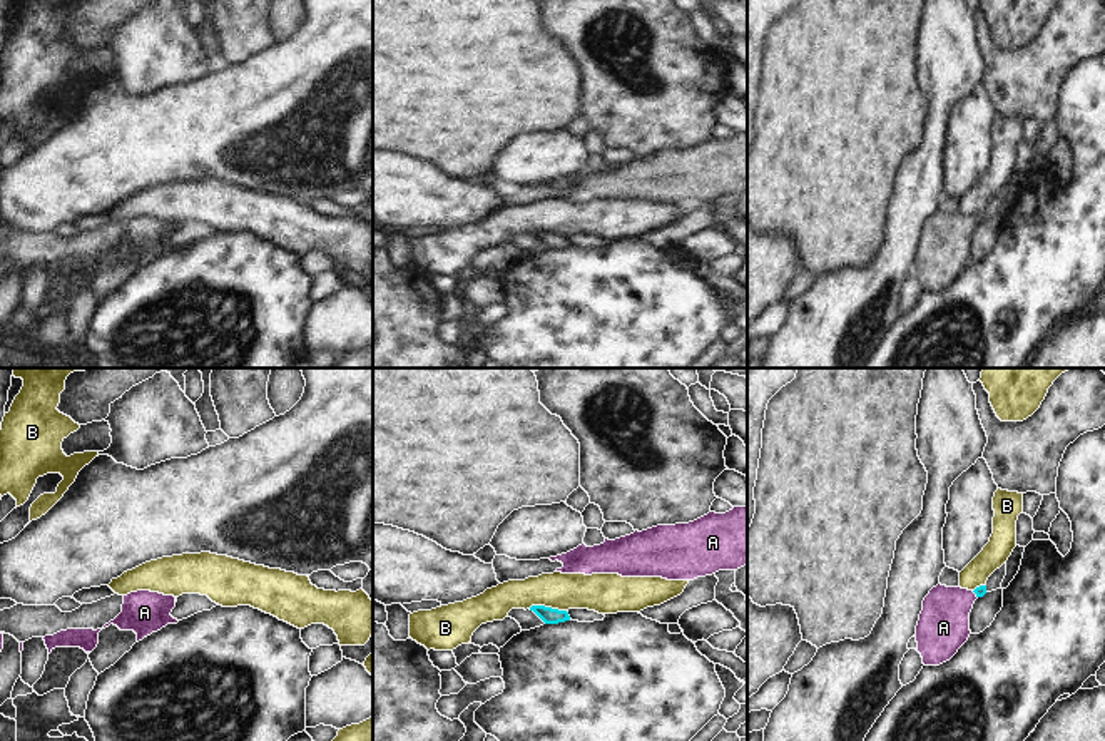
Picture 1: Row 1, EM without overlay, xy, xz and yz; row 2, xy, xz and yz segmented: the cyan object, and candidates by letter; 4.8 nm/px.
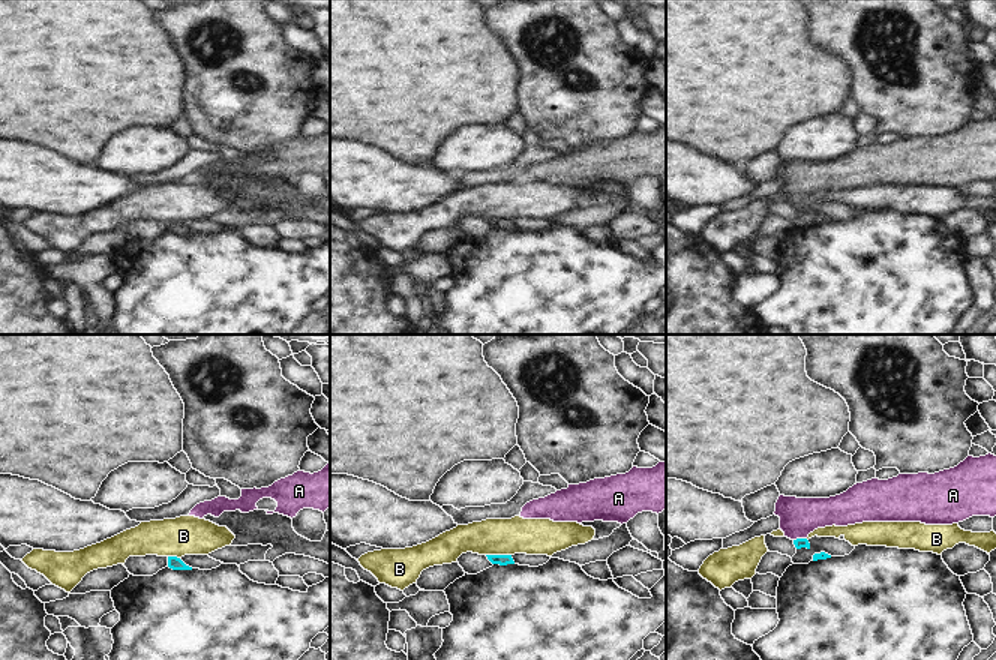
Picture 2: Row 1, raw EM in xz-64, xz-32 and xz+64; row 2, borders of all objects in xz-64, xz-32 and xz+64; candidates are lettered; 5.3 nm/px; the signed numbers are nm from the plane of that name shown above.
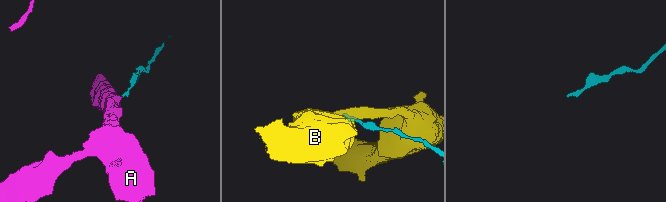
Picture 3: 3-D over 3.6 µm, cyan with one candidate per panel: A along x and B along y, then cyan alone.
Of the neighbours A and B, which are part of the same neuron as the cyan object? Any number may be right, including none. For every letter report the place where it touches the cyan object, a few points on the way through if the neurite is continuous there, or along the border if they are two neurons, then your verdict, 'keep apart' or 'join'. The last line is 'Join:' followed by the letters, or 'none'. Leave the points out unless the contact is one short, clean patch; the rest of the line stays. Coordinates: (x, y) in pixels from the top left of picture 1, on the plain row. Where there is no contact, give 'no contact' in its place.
A: yz (975, 218) | across yz (980, 216), (975, 218), (943, 253) | join
B: xz (547, 233) | along xz (529, 233), (550, 231), (565, 236) | keep apart
Join: A

